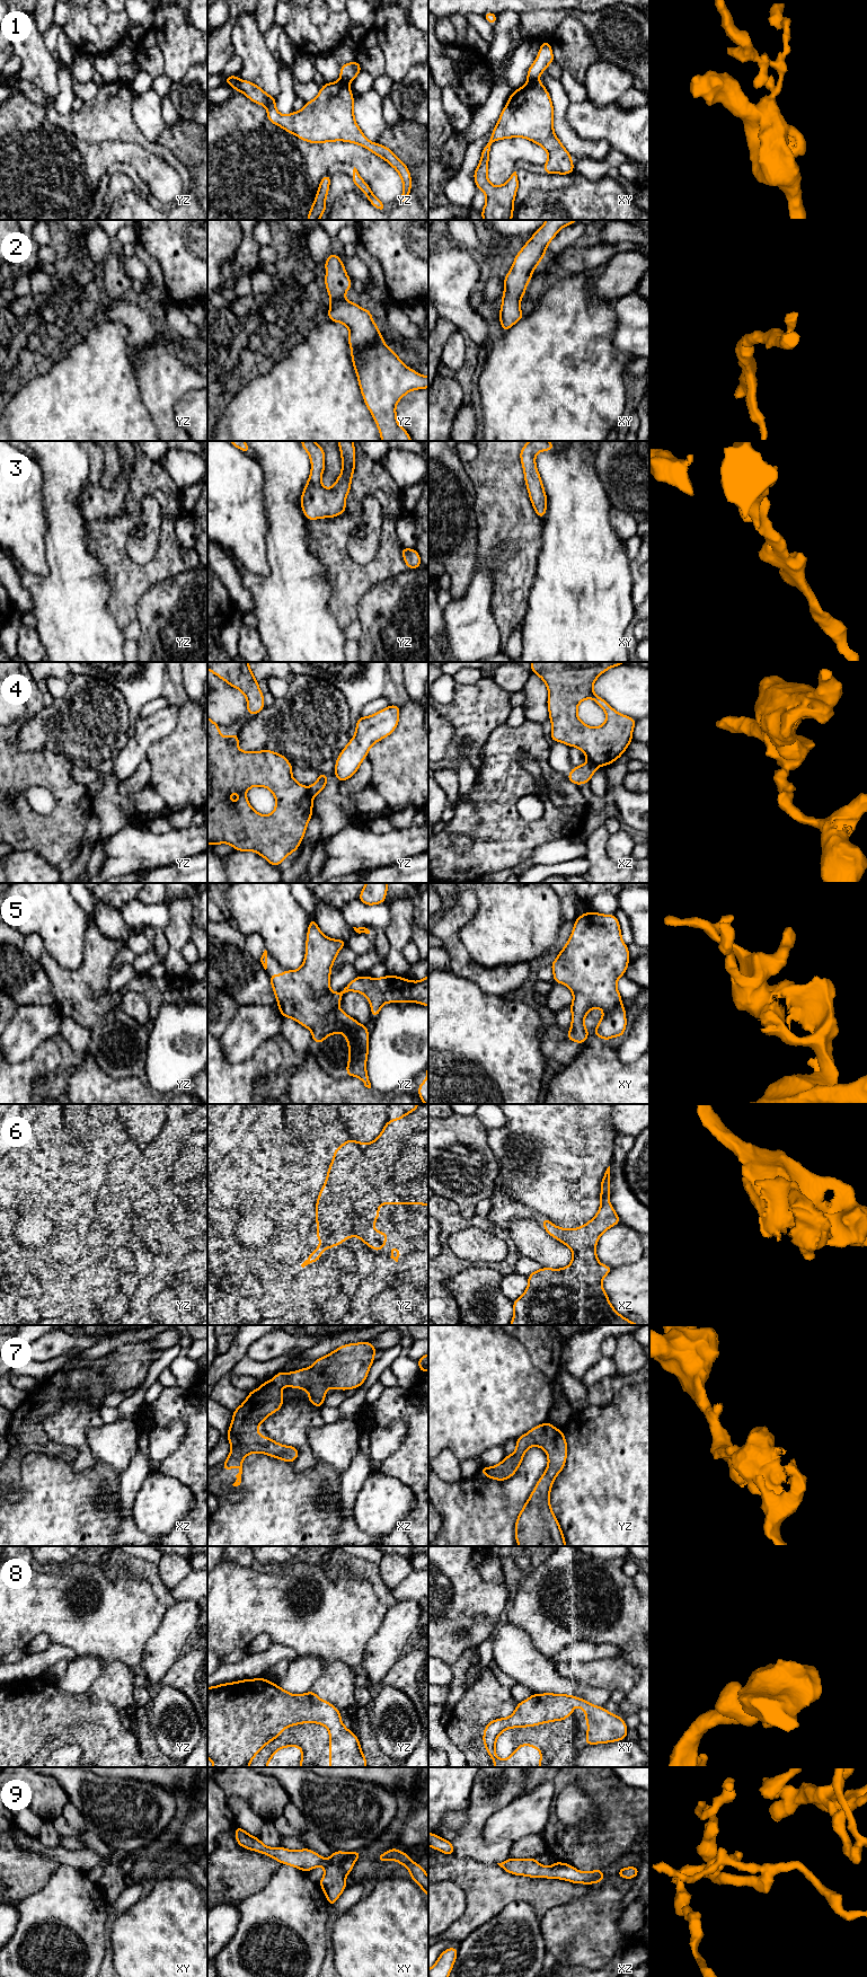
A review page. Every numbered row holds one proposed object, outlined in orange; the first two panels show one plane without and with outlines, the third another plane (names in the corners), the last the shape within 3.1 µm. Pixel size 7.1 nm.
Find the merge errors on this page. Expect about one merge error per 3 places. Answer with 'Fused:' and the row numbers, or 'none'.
Fused: 1, 4, 9

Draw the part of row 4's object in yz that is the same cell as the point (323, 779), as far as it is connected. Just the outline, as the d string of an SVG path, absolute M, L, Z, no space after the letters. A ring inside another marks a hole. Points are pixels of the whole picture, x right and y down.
M318 773L318 780L308 787L308 792L310 794L311 797L315 797L316 795L318 795L327 785L328 783L328 777L326 774L324 773Z

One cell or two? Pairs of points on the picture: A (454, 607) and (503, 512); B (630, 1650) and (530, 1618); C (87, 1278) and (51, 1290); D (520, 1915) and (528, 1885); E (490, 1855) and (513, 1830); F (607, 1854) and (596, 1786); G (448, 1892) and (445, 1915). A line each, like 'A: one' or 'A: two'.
A: two
B: one
C: one
D: two
E: two
F: one
G: one

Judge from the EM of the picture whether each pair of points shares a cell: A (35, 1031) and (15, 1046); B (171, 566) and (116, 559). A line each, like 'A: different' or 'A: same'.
A: same
B: same

